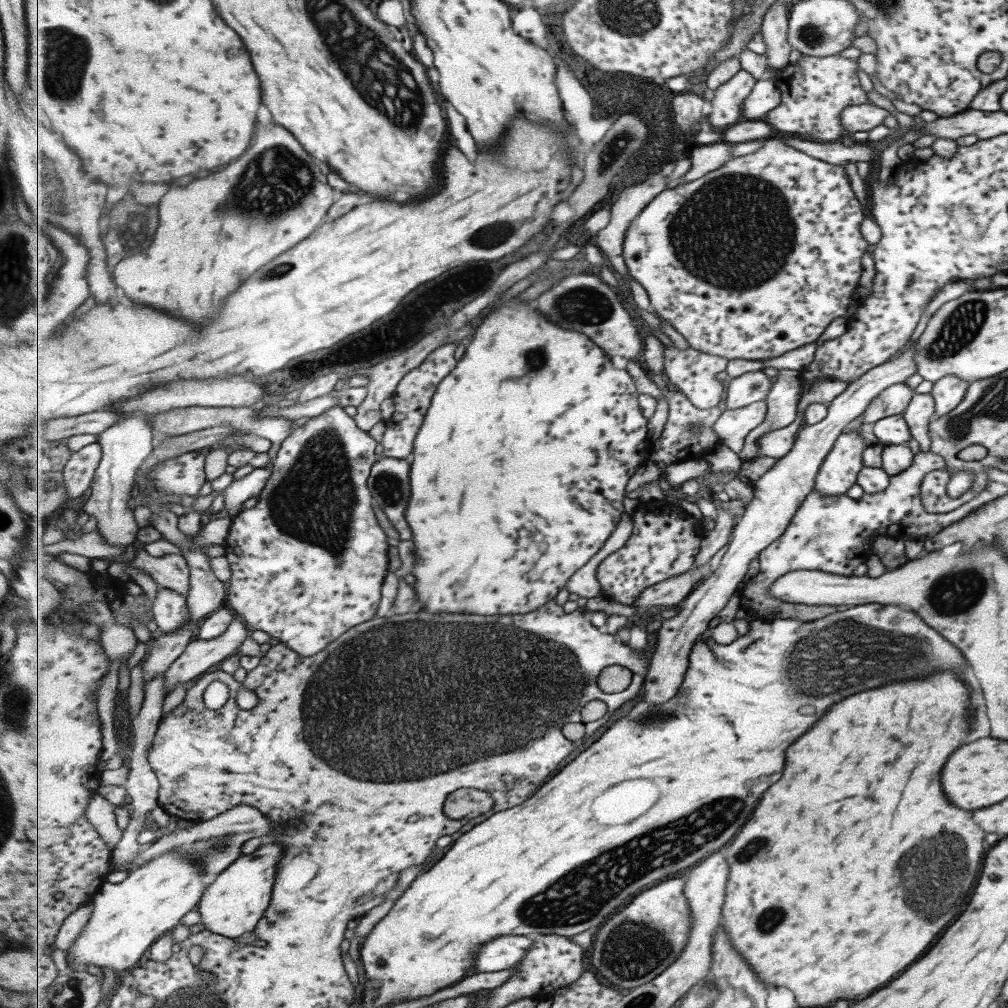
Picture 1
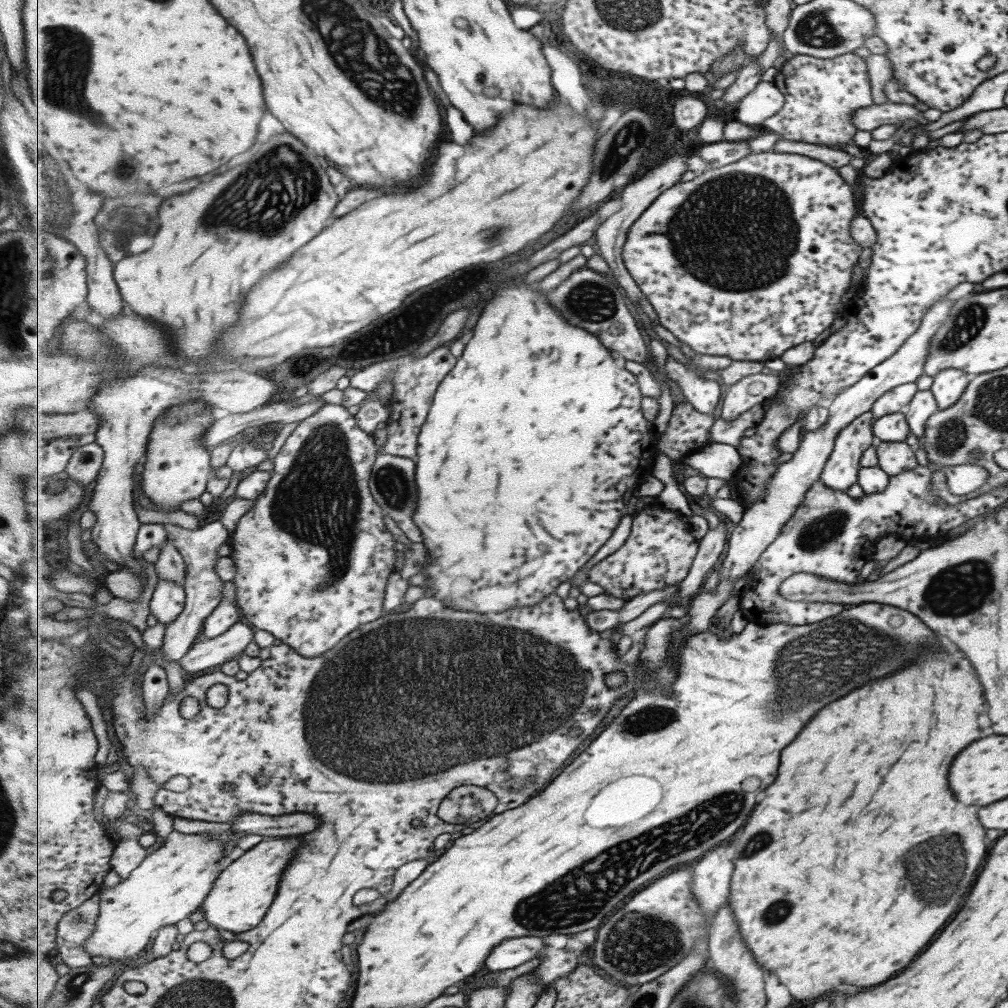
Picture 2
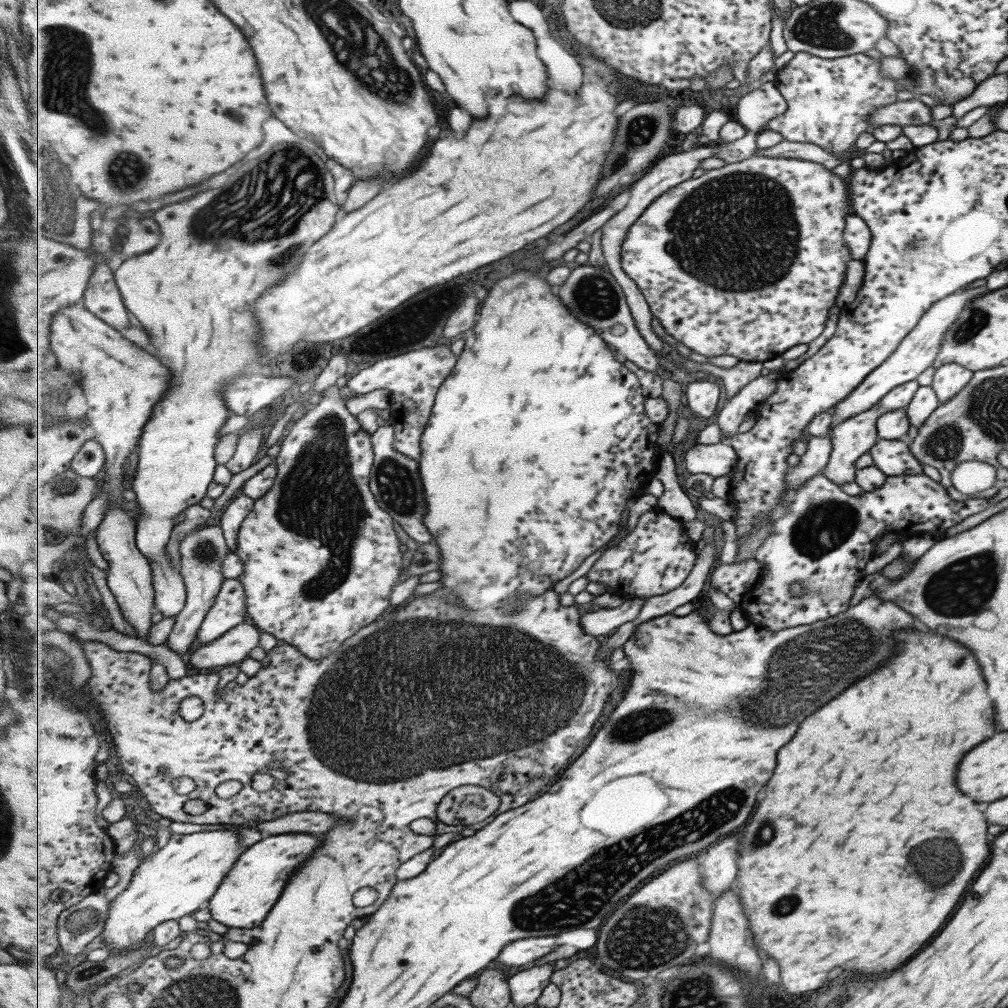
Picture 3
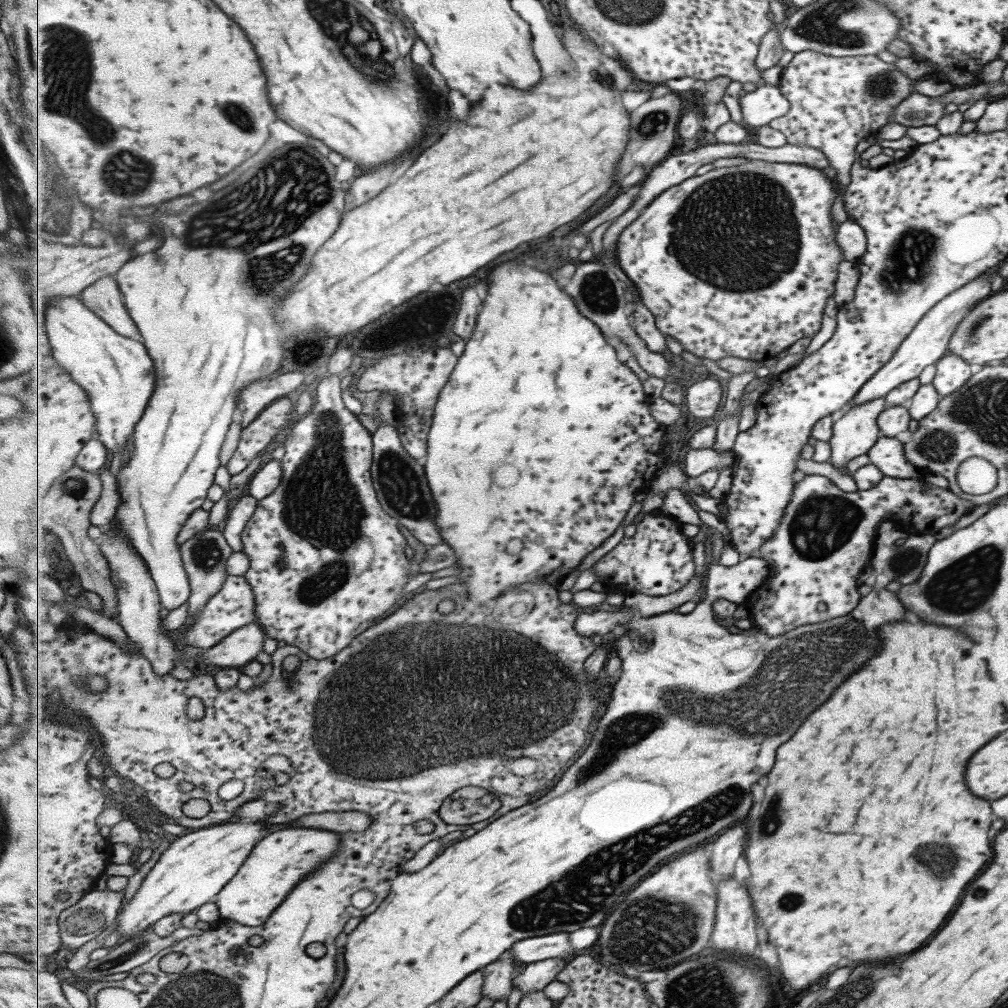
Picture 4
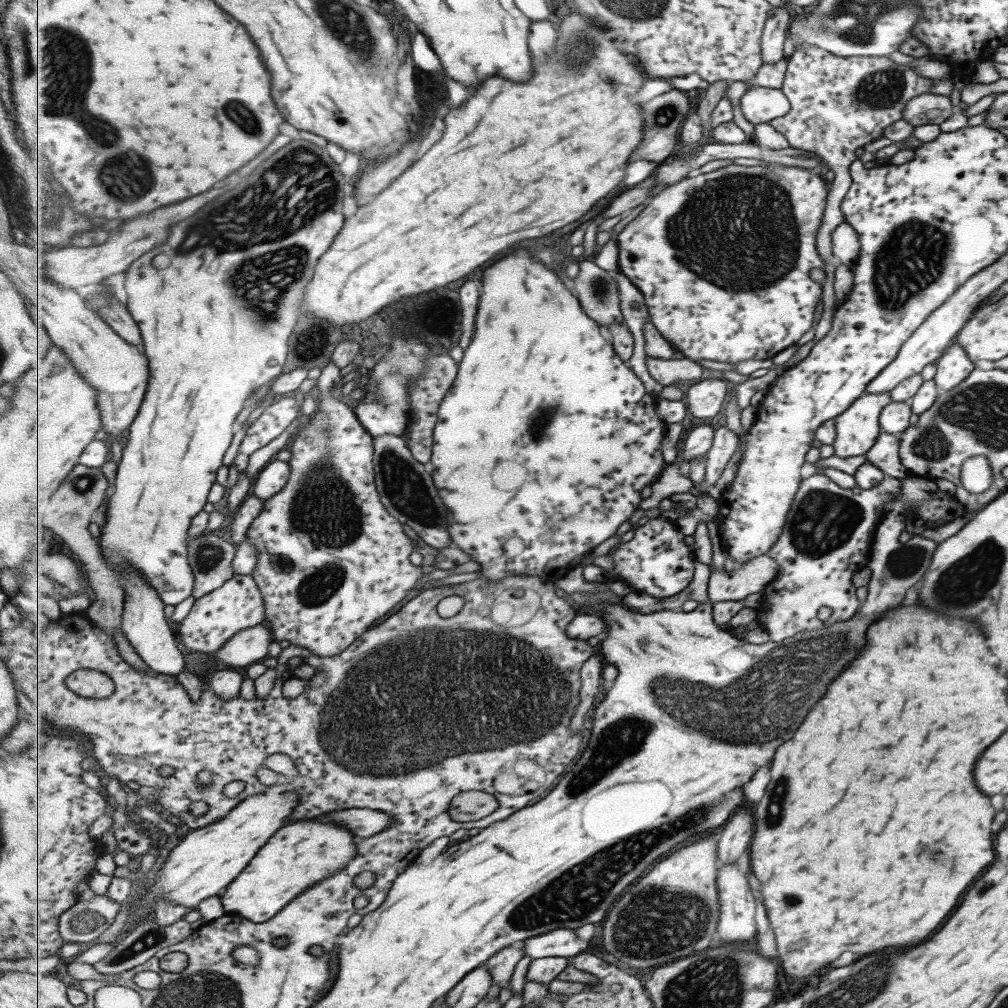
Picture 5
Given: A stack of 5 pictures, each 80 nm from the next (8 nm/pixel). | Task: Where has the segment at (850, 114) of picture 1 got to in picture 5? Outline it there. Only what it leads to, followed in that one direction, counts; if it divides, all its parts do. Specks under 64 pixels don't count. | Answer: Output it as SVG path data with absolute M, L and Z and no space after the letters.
M924 93L909 99L903 109L901 119L908 120L913 126L939 125L955 111L956 109L951 106L948 96Z

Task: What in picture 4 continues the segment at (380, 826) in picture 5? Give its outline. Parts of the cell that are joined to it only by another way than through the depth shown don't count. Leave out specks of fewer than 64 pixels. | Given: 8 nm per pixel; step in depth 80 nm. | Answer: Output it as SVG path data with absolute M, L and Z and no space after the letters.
M326 812L321 814L308 814L296 818L291 822L285 822L276 828L318 828L333 830L333 832L365 832L373 824L373 818L369 818L365 812Z

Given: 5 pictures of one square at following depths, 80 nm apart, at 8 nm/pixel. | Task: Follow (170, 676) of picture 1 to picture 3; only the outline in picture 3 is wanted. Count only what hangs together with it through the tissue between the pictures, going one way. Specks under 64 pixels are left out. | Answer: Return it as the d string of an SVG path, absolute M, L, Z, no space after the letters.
M253 622L239 624L209 644L196 645L189 667L194 672L198 669L238 665L250 658L253 648L260 646L261 633L262 630Z

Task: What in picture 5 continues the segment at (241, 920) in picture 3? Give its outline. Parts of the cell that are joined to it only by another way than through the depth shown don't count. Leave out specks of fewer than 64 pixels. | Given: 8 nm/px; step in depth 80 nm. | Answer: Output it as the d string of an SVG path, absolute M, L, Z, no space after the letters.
M325 820L291 822L258 852L245 871L221 895L225 914L264 923L277 916L317 882L333 876L357 856L357 842L349 828Z

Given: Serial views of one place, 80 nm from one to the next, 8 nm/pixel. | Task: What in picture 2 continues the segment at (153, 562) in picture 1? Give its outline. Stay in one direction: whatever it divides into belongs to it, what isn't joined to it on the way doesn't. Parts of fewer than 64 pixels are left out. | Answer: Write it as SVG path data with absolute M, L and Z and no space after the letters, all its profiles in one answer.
M167 541L160 550L160 556L154 563L158 580L175 582L185 587L187 582L187 567L179 550L173 546L173 542Z

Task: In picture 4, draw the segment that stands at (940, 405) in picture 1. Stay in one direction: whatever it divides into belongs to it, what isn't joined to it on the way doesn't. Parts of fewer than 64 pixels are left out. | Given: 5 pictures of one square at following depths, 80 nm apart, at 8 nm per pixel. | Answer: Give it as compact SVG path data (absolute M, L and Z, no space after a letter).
M946 353L934 364L935 374L930 382L941 397L950 395L972 375L973 369L960 356Z

